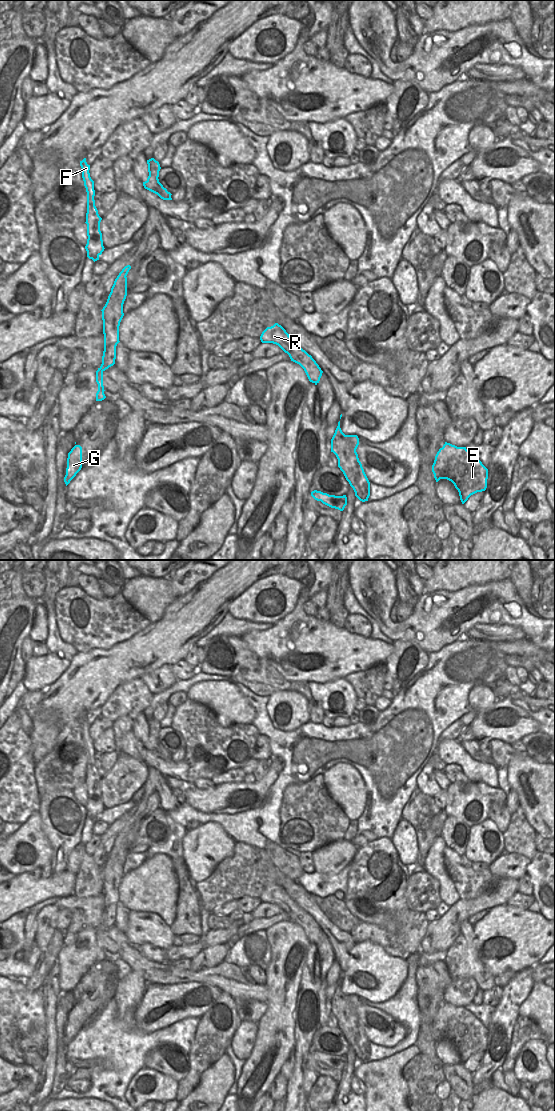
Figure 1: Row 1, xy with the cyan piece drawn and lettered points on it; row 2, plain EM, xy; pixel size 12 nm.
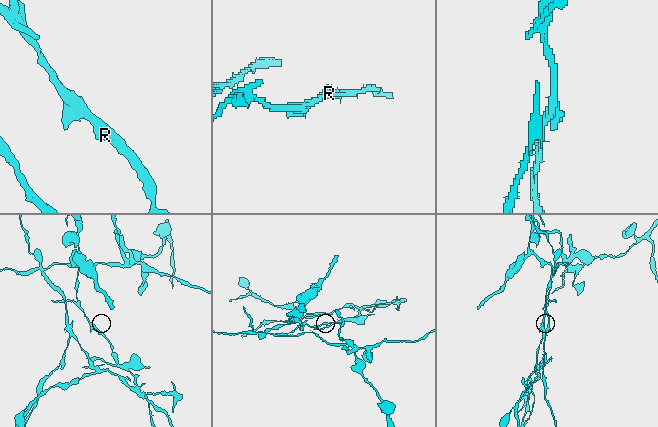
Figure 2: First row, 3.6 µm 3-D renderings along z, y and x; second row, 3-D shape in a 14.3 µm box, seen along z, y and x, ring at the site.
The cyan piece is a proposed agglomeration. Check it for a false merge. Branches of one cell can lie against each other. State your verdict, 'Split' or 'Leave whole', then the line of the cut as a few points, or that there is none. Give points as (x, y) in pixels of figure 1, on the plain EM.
Split. Split along xy (102, 923), (107, 928).

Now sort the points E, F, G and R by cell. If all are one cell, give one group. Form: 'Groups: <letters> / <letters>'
Groups: E F R / G.

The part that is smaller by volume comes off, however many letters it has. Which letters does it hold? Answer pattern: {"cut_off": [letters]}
{"cut_off": ["G"]}

